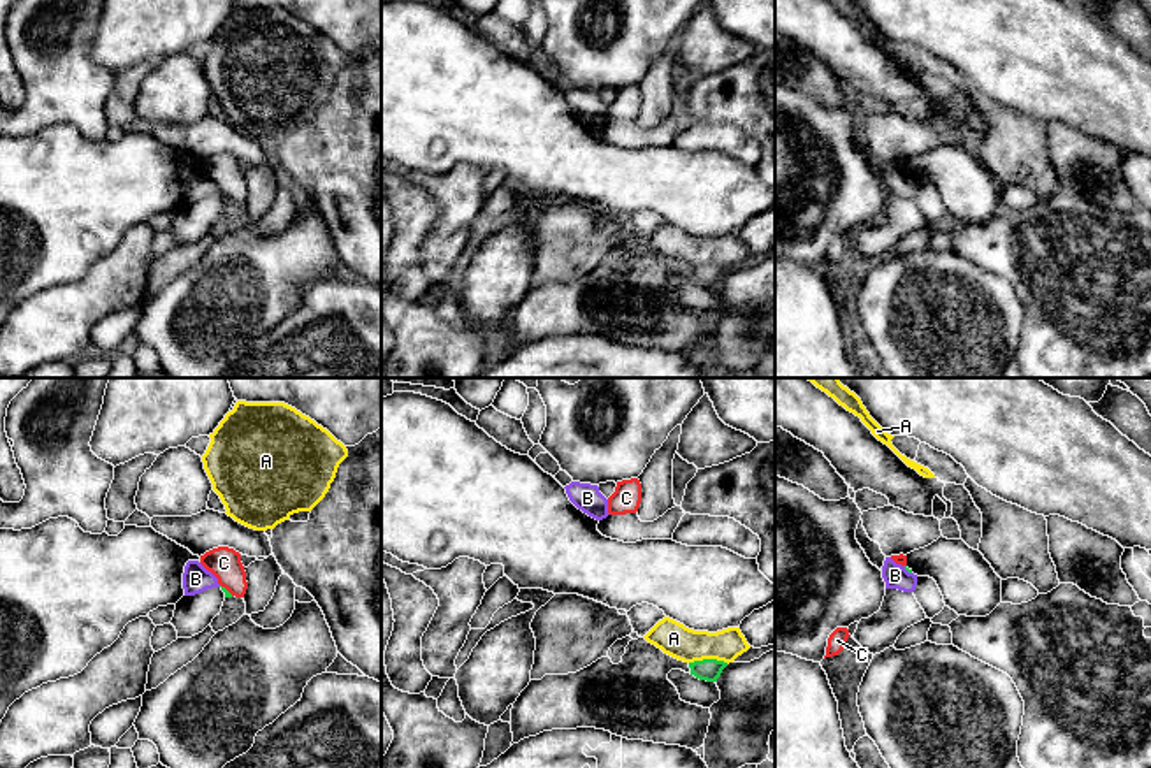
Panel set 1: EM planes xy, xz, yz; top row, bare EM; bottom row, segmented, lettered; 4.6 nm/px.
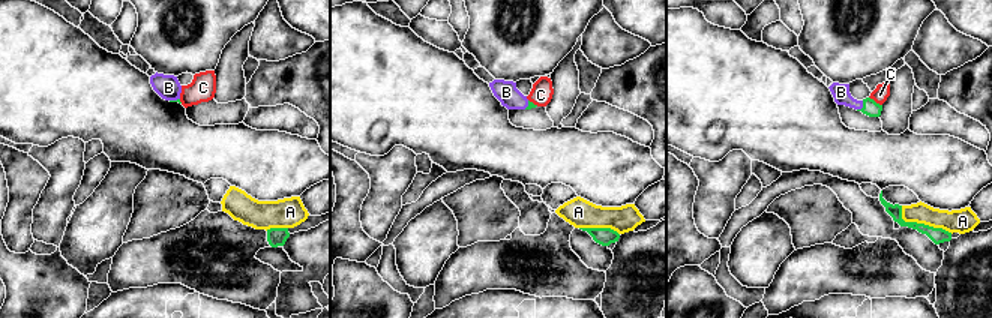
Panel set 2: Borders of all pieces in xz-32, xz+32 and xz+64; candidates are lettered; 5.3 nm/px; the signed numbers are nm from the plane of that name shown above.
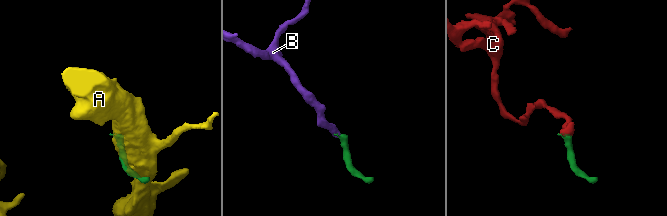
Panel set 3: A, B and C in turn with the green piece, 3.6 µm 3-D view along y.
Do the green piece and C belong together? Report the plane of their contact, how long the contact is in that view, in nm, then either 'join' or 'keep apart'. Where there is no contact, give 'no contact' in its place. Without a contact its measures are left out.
xy | 80 nm | keep apart

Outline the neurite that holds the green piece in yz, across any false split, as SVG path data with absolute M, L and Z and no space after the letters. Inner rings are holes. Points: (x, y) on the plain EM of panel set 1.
M886 163L884 167L882 185L886 188L886 195L914 199L917 192L917 181L914 181L907 172L896 170L891 163Z

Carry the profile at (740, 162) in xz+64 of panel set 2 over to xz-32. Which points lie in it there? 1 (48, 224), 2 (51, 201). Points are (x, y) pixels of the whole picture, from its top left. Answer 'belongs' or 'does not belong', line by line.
1: belongs
2: belongs

